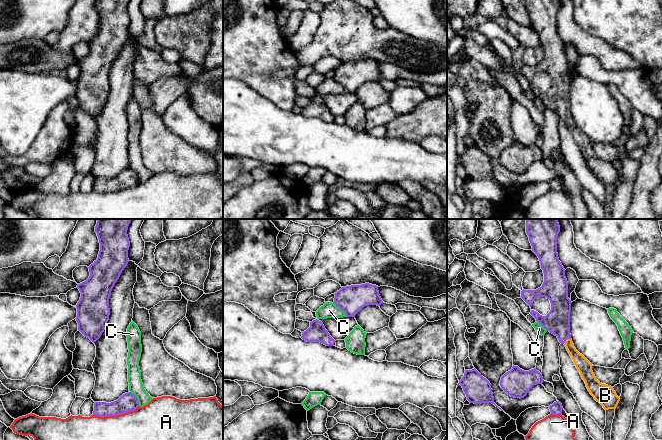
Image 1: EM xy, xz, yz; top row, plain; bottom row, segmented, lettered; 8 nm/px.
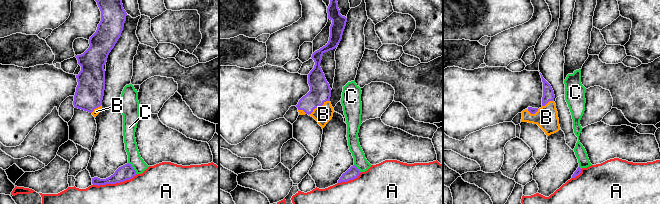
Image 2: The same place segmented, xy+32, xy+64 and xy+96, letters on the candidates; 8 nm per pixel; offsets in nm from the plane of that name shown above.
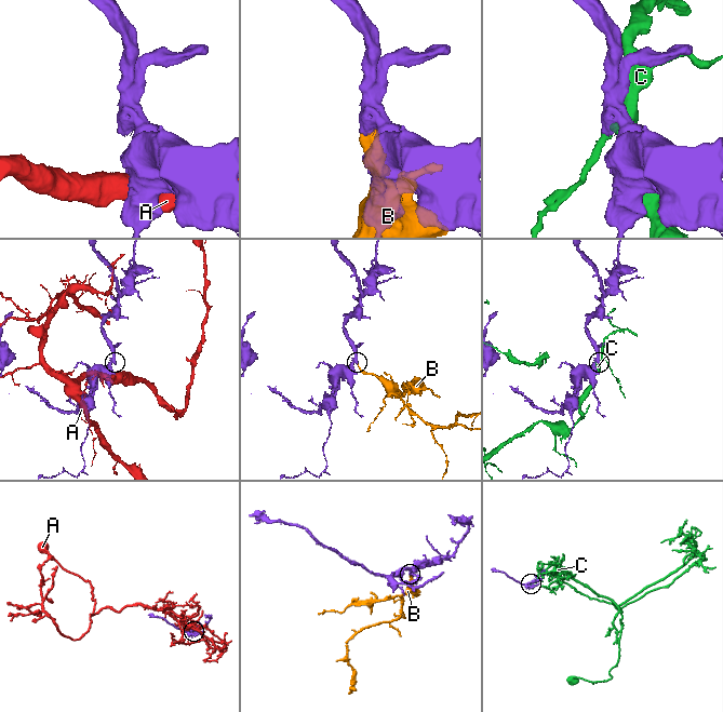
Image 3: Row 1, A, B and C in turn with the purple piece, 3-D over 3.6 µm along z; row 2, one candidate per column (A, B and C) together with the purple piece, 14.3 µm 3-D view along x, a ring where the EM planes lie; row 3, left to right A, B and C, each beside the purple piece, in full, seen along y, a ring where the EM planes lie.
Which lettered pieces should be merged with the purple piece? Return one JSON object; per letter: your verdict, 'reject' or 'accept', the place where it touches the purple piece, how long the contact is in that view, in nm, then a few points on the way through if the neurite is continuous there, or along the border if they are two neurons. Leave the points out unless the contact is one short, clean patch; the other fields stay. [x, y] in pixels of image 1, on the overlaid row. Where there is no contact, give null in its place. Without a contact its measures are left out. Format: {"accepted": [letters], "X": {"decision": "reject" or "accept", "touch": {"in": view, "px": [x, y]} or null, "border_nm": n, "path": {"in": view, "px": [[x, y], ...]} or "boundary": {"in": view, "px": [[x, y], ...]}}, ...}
{"accepted": ["B"], "A": {"decision": "reject", "touch": {"in": "xy", "px": [116, 414]}, "border_nm": 380}, "B": {"decision": "accept", "touch": {"in": "yz", "px": [566, 339]}, "border_nm": 80, "path": {"in": "yz", "px": [[557, 321], [566, 339], [571, 350], [582, 364]]}}, "C": {"decision": "reject", "touch": {"in": "xz", "px": [341, 309]}, "border_nm": 170}}

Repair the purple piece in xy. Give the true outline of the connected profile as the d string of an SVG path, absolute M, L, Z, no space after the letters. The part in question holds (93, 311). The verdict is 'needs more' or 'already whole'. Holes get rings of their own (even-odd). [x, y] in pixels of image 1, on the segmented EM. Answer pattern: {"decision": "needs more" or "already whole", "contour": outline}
{"decision": "already whole", "contour": "M97 219L100 251L89 268L89 278L78 284L81 293L78 301L78 330L92 342L104 332L109 320L111 291L127 266L130 242L127 235L131 219Z"}

